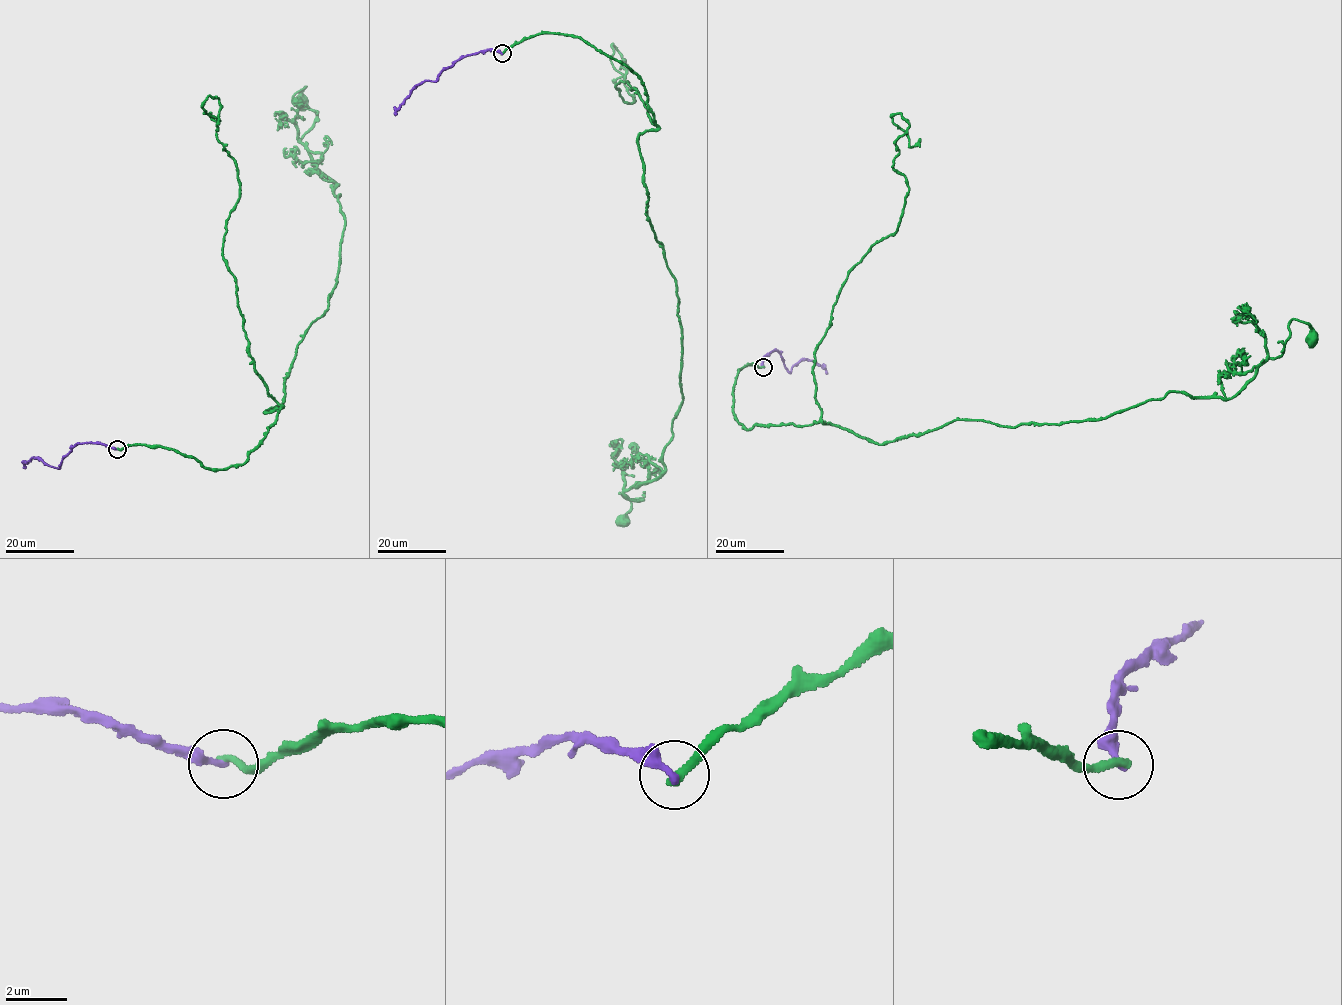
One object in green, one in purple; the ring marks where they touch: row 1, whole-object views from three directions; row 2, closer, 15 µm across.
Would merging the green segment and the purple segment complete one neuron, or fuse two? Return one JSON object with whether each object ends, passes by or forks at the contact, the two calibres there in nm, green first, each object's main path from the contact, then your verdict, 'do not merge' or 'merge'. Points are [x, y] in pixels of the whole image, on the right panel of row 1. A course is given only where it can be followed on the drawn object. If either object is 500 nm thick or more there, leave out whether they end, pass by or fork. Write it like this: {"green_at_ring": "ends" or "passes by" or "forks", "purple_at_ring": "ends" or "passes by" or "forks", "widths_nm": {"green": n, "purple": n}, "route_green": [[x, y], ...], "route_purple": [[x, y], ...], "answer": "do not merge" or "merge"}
{"green_at_ring": "ends", "purple_at_ring": "ends", "widths_nm": {"green": 260, "purple": 240}, "route_green": [[763, 367], [732, 393], [746, 430], [883, 444], [1226, 399], [1291, 320], [1313, 337]], "route_purple": [[763, 367], [763, 356], [775, 349], [780, 353], [788, 371], [806, 359], [825, 368], [827, 374]], "answer": "do not merge"}

